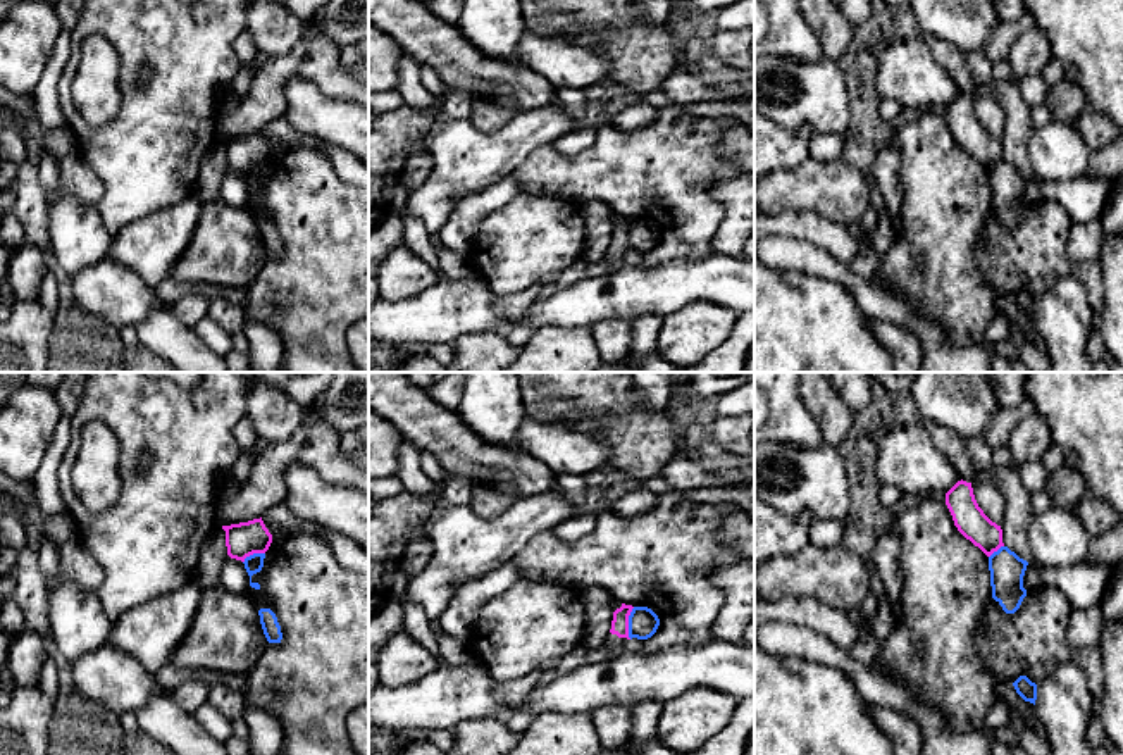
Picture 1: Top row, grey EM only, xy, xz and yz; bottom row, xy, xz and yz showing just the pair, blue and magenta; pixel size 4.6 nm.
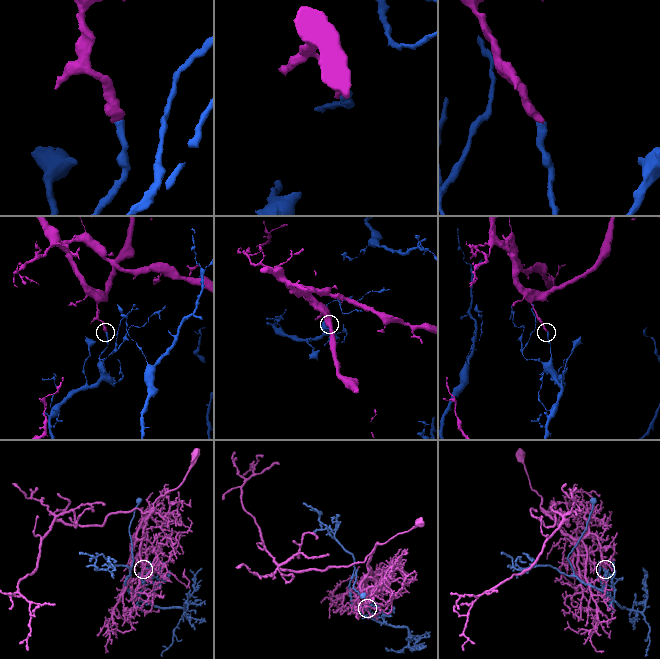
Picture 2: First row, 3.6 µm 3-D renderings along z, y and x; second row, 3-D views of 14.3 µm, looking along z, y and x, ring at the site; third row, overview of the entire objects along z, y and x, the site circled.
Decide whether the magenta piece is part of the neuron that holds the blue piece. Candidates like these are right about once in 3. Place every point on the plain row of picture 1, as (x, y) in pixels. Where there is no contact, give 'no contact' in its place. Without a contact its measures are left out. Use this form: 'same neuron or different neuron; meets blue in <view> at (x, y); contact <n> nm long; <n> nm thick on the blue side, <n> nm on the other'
different neuron; meets blue in xz at (629, 237); contact 150 nm long; 140 nm thick on the blue side, 80 nm on the other

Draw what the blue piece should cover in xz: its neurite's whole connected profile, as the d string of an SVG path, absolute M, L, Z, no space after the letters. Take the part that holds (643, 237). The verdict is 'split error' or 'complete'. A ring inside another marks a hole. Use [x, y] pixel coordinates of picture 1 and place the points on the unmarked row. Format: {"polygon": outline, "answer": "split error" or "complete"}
{"polygon": "M634 221L629 229L629 252L648 253L660 240L658 229L648 221Z", "answer": "complete"}

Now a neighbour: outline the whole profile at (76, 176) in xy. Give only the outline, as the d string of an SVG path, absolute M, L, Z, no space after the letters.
M79 153L59 160L62 188L86 205L96 205L103 197L103 183Z

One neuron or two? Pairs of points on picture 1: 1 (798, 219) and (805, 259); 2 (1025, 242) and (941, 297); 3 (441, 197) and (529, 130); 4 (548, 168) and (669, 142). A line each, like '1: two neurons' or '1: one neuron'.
1: two neurons
2: two neurons
3: one neuron
4: one neuron

